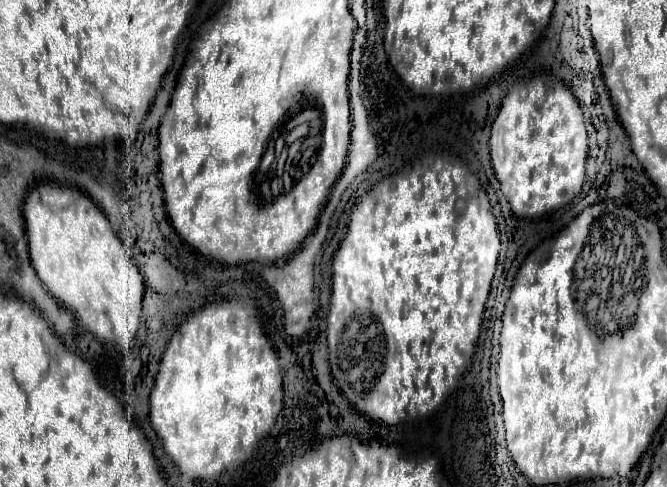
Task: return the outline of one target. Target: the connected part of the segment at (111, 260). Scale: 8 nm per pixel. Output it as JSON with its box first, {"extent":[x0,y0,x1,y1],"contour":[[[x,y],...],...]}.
{"extent":[24,185,144,351],"contour":[[[40,185],[40,191],[36,193],[38,197],[26,197],[24,205],[28,251],[34,271],[38,273],[46,291],[54,295],[54,299],[58,299],[64,309],[72,311],[82,327],[88,329],[98,341],[102,341],[104,345],[112,345],[120,351],[128,351],[134,345],[142,323],[144,277],[136,261],[90,197],[58,185]]]}

